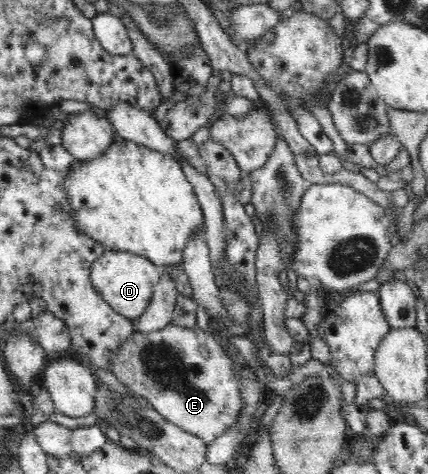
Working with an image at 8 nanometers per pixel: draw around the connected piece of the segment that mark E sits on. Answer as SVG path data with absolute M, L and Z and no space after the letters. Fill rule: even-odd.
M172 321L164 327L164 329L159 329L149 333L145 337L133 336L126 343L125 348L122 352L117 353L117 364L113 367L115 369L115 375L120 382L123 382L129 390L134 391L134 393L139 394L141 397L145 398L150 404L153 405L154 409L163 416L169 422L175 423L178 427L184 429L186 432L196 435L200 438L204 438L209 443L212 443L214 439L220 438L232 425L232 423L239 421L241 415L245 412L245 409L249 407L249 402L245 400L245 390L244 383L245 377L243 377L242 366L238 364L231 354L224 348L218 339L214 337L214 334L204 331L202 327L195 325L194 327L182 327L182 325L174 325ZM204 343L209 350L209 357L203 357L200 354L200 344Z

